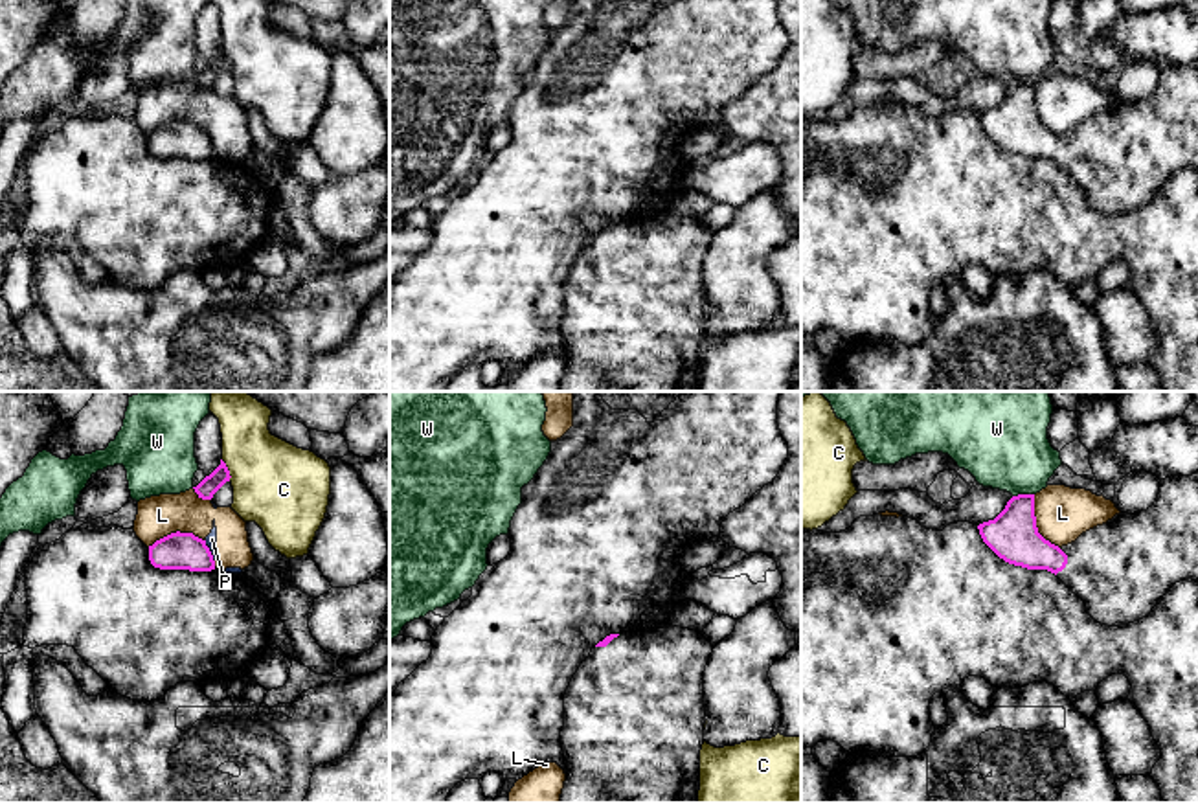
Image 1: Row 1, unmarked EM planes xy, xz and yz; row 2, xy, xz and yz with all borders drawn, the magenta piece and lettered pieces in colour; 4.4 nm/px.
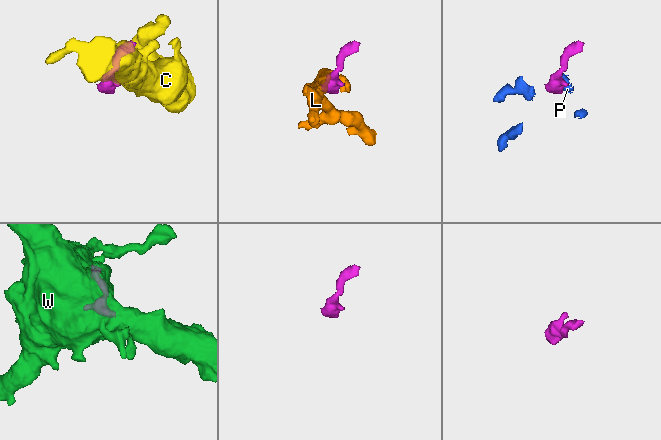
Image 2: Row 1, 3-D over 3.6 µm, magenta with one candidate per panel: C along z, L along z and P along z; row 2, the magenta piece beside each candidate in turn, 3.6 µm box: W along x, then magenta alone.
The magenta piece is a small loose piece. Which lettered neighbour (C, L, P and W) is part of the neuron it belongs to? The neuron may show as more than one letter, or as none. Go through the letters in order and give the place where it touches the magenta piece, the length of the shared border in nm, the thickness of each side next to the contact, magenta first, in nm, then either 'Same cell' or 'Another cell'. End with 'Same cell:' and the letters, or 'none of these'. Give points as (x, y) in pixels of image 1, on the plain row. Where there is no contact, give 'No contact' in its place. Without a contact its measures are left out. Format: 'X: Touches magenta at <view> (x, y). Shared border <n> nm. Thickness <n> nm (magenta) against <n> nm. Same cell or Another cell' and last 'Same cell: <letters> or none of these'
C: Touches magenta at xy (228, 59). Shared border 100 nm. Thickness 80 nm (magenta) against 380 nm. Another cell
L: Touches magenta at yz (1035, 113). Shared border 260 nm. Thickness 220 nm (magenta) against 240 nm. Another cell
P: Touches magenta at xy (210, 140). Shared border 100 nm. Thickness 160 nm (magenta) against 50 nm. Another cell
W: Touches magenta at yz (1022, 83). Shared border 100 nm. Thickness 220 nm (magenta) against 340 nm. Another cell
Same cell: none of these

